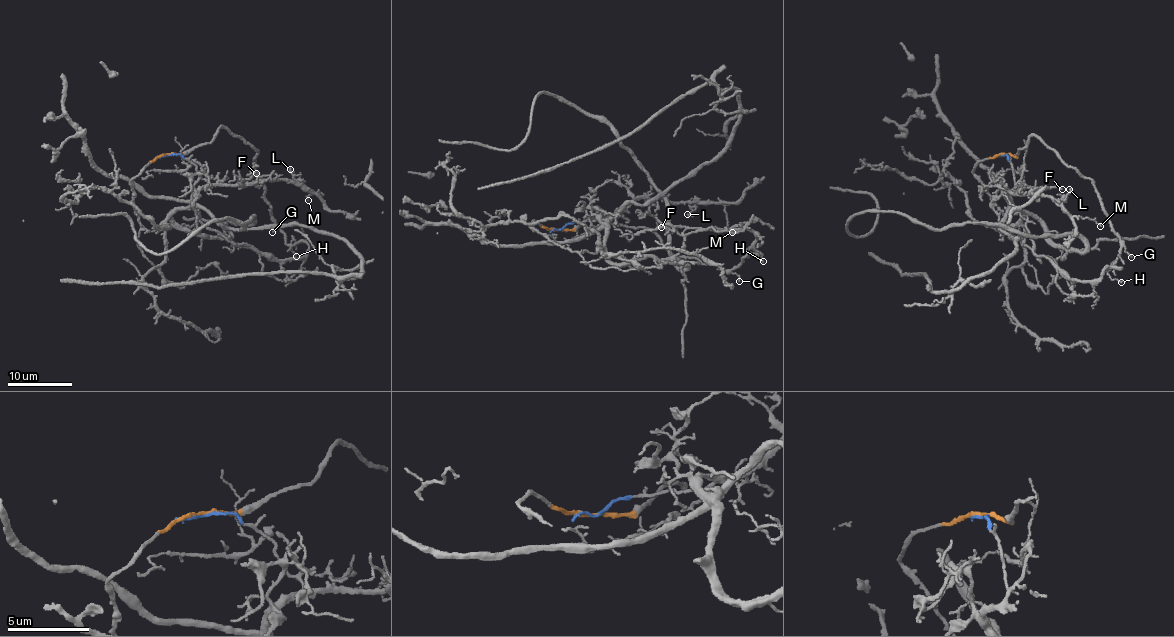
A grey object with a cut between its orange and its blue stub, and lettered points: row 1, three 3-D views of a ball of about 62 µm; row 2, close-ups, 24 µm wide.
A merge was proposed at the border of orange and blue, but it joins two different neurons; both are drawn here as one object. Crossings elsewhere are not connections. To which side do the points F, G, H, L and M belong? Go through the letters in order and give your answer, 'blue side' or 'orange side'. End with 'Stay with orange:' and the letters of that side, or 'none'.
F: blue side
G: orange side
H: orange side
L: blue side
M: blue side
Stay with orange: G, H

